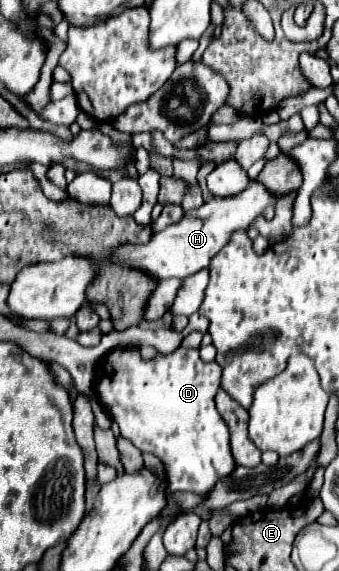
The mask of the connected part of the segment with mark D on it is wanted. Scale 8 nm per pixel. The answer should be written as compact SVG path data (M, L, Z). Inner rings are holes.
M182 345L168 355L158 353L154 359L144 359L138 349L118 347L100 361L98 369L104 375L96 377L94 383L100 405L112 417L112 421L118 423L124 439L132 441L142 453L152 453L164 463L170 491L192 491L204 495L220 477L226 477L234 471L236 461L230 453L228 425L214 405L222 373L218 363L202 363L202 359L198 357L198 349L186 349Z

